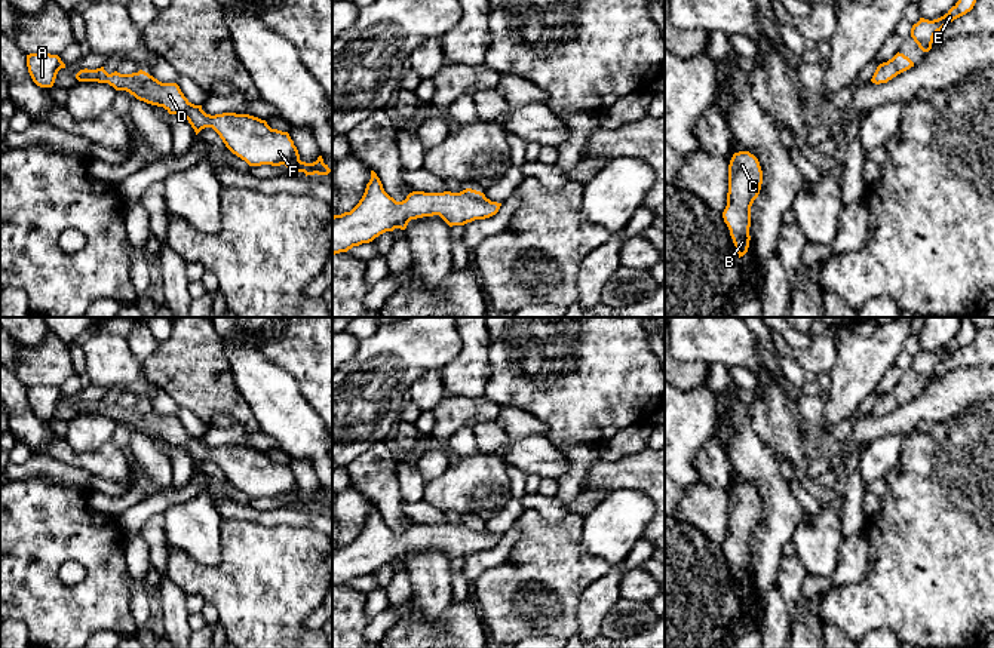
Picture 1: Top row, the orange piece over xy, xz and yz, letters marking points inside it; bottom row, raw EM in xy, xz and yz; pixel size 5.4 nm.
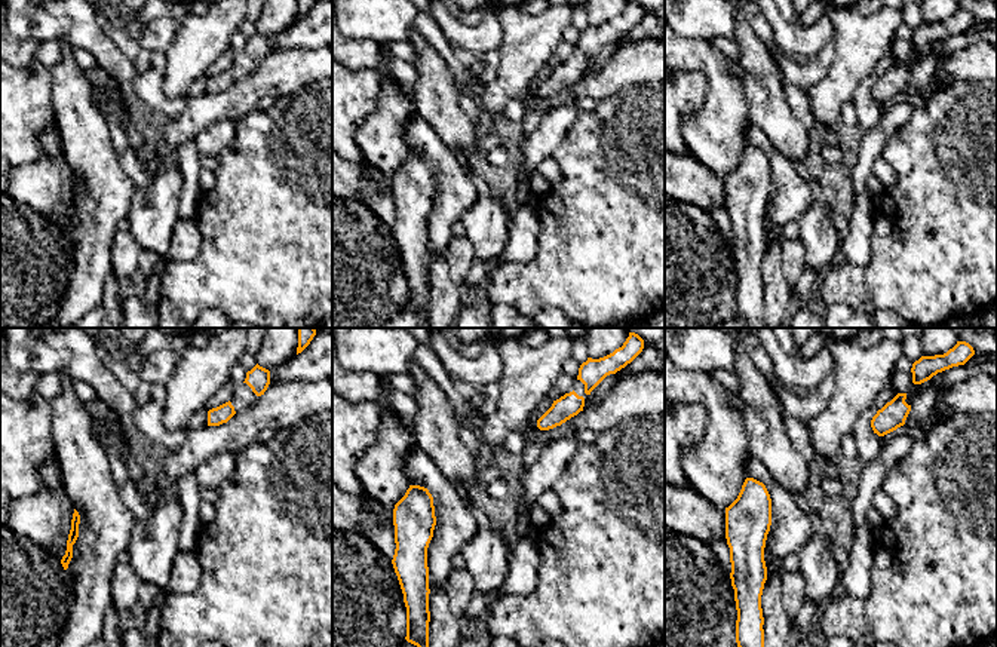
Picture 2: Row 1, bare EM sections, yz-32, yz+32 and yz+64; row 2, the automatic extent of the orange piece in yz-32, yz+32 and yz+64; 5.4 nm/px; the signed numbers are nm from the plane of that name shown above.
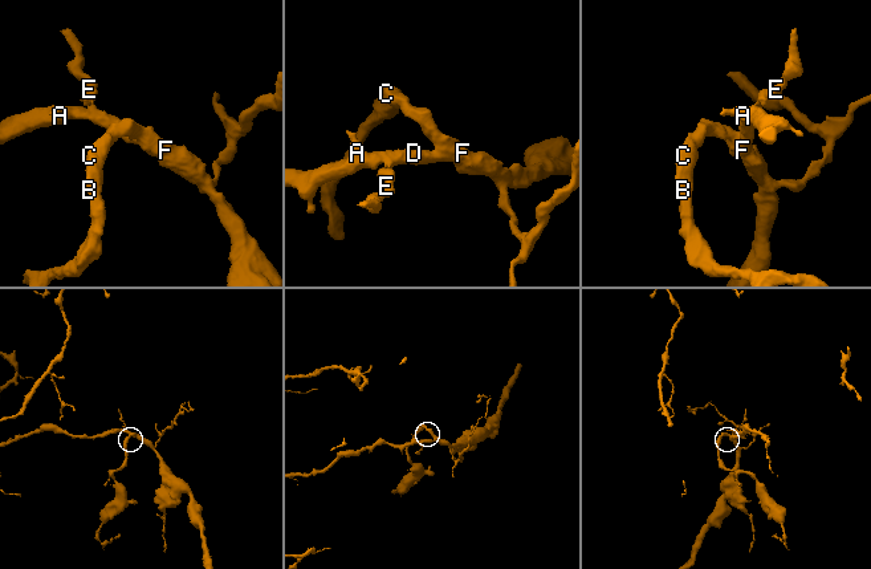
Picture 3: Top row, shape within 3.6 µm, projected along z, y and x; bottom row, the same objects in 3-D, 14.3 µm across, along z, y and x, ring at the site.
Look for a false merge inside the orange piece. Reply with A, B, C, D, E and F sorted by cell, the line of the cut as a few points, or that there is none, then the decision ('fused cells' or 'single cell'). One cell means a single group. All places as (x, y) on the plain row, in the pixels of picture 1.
A B C D E F | no cut | single cell

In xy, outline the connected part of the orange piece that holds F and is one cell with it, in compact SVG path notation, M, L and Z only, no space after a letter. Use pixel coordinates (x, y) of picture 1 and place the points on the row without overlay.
M104 399L85 400L76 406L76 411L79 414L108 415L116 423L126 423L139 433L163 439L169 446L184 448L196 467L205 460L212 460L226 479L249 498L285 497L292 504L304 504L306 509L331 504L322 488L313 495L301 494L288 464L271 461L266 452L249 446L206 446L202 437L194 437L184 429L177 415L162 415L142 402L132 406L117 403L108 406Z

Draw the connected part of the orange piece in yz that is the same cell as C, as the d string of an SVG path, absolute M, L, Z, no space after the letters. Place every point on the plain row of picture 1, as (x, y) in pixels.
M749 483L734 485L728 497L728 525L723 550L739 590L749 580L751 538L760 526L761 516L763 503L758 491Z

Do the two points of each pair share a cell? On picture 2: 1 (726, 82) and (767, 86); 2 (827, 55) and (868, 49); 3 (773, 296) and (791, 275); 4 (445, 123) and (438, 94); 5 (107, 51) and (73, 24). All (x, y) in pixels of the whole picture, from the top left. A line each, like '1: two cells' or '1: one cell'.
1: two cells
2: two cells
3: two cells
4: one cell
5: one cell

